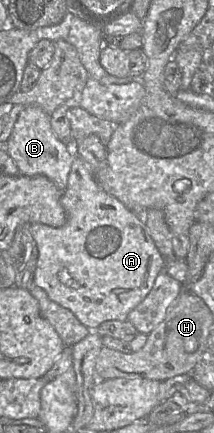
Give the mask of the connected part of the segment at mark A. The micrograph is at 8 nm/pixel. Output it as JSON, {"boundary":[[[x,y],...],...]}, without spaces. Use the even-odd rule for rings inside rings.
{"boundary":[[[75,155],[71,170],[68,176],[67,188],[60,197],[60,203],[65,210],[67,222],[61,227],[52,227],[42,223],[34,223],[30,226],[31,234],[36,242],[38,249],[37,266],[34,273],[34,283],[42,288],[49,298],[60,306],[70,310],[76,318],[91,331],[96,331],[97,328],[106,321],[128,320],[128,315],[140,302],[142,302],[152,289],[155,280],[160,272],[165,271],[166,260],[157,249],[148,229],[144,223],[144,219],[128,209],[116,197],[105,192],[95,180],[95,177],[90,171],[88,164],[78,155]]]}

